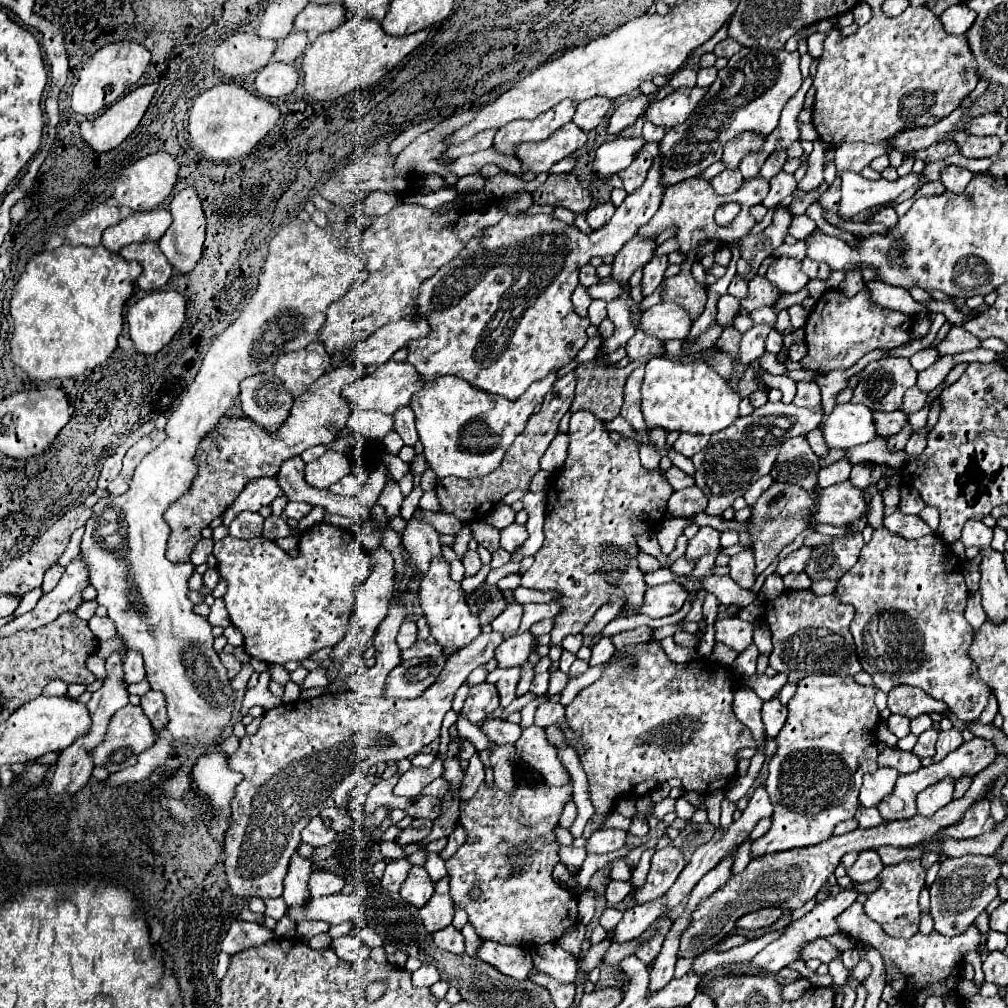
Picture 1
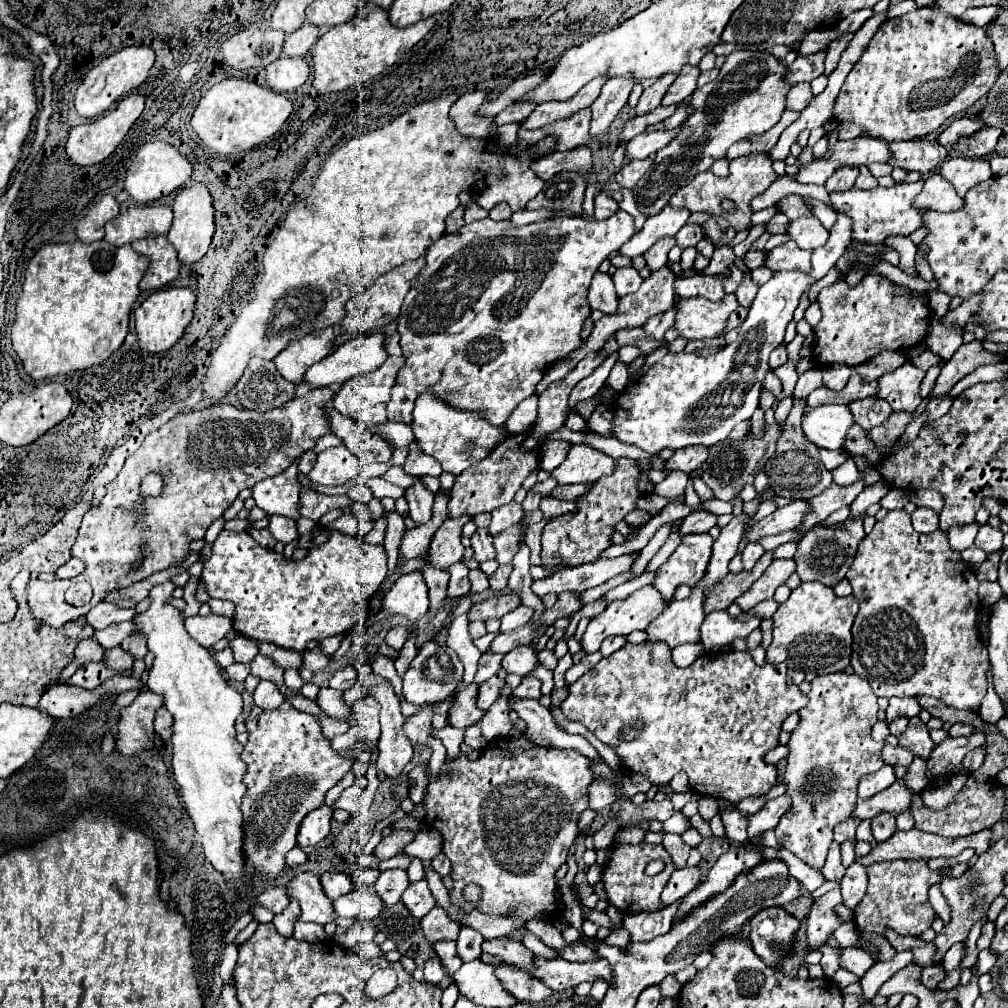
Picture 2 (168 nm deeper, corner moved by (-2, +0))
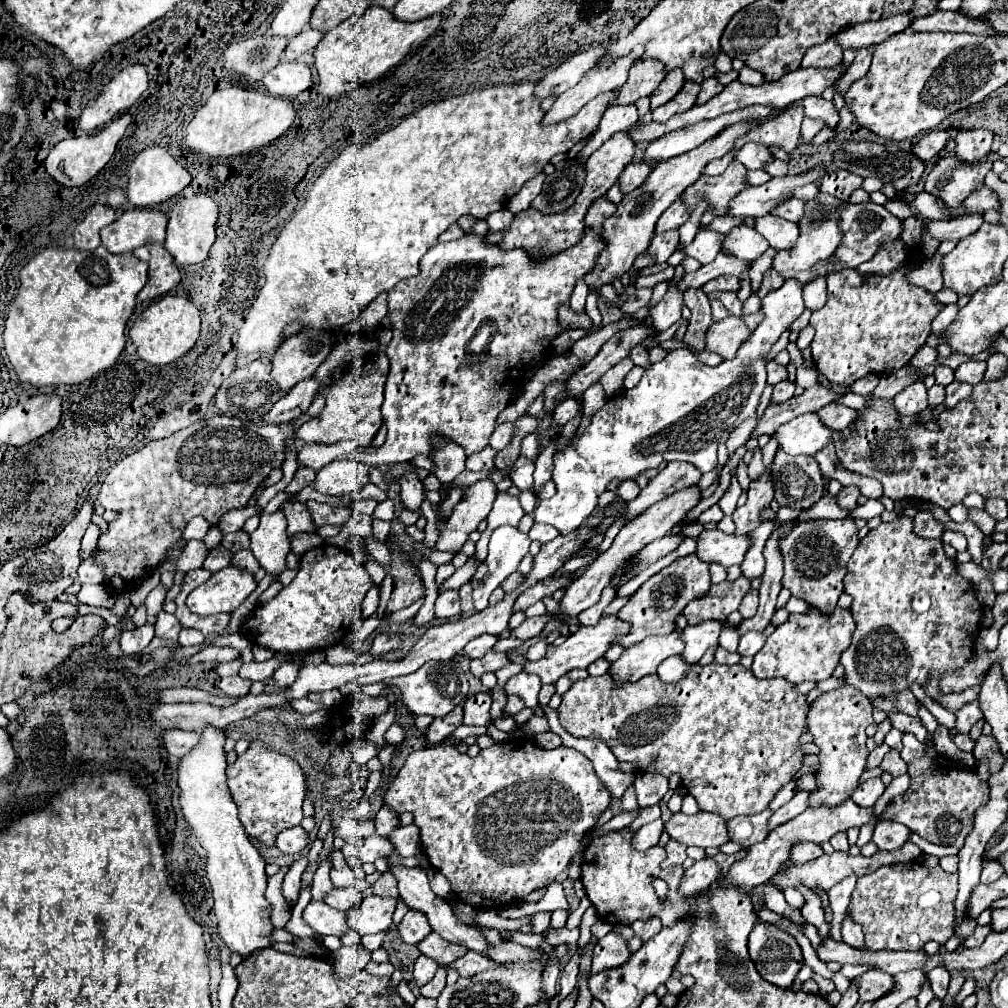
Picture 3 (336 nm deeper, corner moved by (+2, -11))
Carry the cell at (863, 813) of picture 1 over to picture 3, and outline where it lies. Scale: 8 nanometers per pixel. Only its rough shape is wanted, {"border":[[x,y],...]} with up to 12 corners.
{"border":[[880,820],[872,842],[878,850],[896,850],[910,830],[894,820]]}

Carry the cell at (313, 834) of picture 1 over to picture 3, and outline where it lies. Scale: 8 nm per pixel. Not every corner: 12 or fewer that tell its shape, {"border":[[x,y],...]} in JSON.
{"border":[[302,826],[278,834],[278,850],[300,854],[310,842]]}

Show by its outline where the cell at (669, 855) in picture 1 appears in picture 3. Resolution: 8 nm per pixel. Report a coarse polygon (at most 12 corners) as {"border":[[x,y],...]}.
{"border":[[674,840],[666,844],[666,866],[682,866],[686,848]]}

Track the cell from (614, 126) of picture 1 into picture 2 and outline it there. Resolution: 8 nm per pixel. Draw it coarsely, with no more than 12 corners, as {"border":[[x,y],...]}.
{"border":[[666,73],[644,89],[636,115],[656,109],[676,75]]}

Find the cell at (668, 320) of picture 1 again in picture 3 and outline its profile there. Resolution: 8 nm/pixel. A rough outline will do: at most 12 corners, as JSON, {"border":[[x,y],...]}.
{"border":[[730,314],[708,326],[706,348],[734,358],[750,330]]}

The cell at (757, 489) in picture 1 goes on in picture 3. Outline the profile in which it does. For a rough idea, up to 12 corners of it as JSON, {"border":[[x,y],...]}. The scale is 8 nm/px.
{"border":[[760,448],[754,450],[754,458],[748,464],[748,476],[756,480],[764,474]]}

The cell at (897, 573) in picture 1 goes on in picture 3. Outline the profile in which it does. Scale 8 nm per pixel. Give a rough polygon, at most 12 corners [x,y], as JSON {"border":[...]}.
{"border":[[898,516],[848,562],[840,664],[874,698],[944,692],[982,606],[942,540]]}

